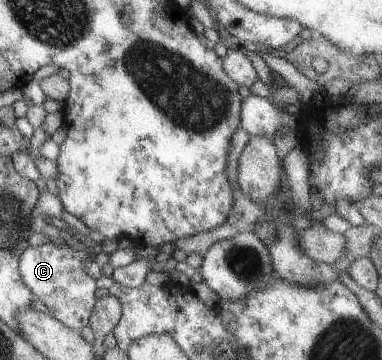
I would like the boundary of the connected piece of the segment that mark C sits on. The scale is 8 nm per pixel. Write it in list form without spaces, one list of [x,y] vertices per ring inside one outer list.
[[[44,242],[37,247],[27,247],[19,257],[18,269],[21,281],[29,287],[35,298],[47,307],[47,314],[57,319],[65,327],[73,331],[81,331],[88,325],[89,317],[95,307],[95,280],[81,269],[81,261],[85,254],[72,246],[55,246]]]

